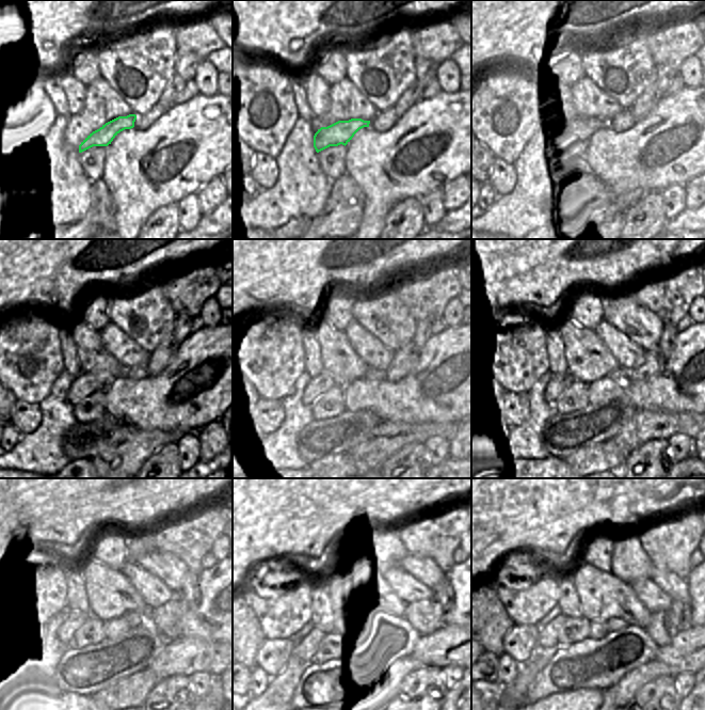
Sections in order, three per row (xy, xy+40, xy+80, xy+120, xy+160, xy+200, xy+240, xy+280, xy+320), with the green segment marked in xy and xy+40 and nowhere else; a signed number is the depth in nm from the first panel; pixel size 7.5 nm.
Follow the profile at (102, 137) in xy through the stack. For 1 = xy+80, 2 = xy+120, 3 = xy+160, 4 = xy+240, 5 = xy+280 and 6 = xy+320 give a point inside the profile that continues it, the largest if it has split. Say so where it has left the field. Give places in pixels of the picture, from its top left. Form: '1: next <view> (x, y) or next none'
1: next xy+80 (577, 133)
2: next xy+120 (84, 383)
3: next xy+160 (323, 382)
4: next xy+240 (66, 631)
5: next xy+280 (307, 640)
6: next xy+320 (547, 635)

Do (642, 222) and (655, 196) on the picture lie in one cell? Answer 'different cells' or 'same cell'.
same cell

